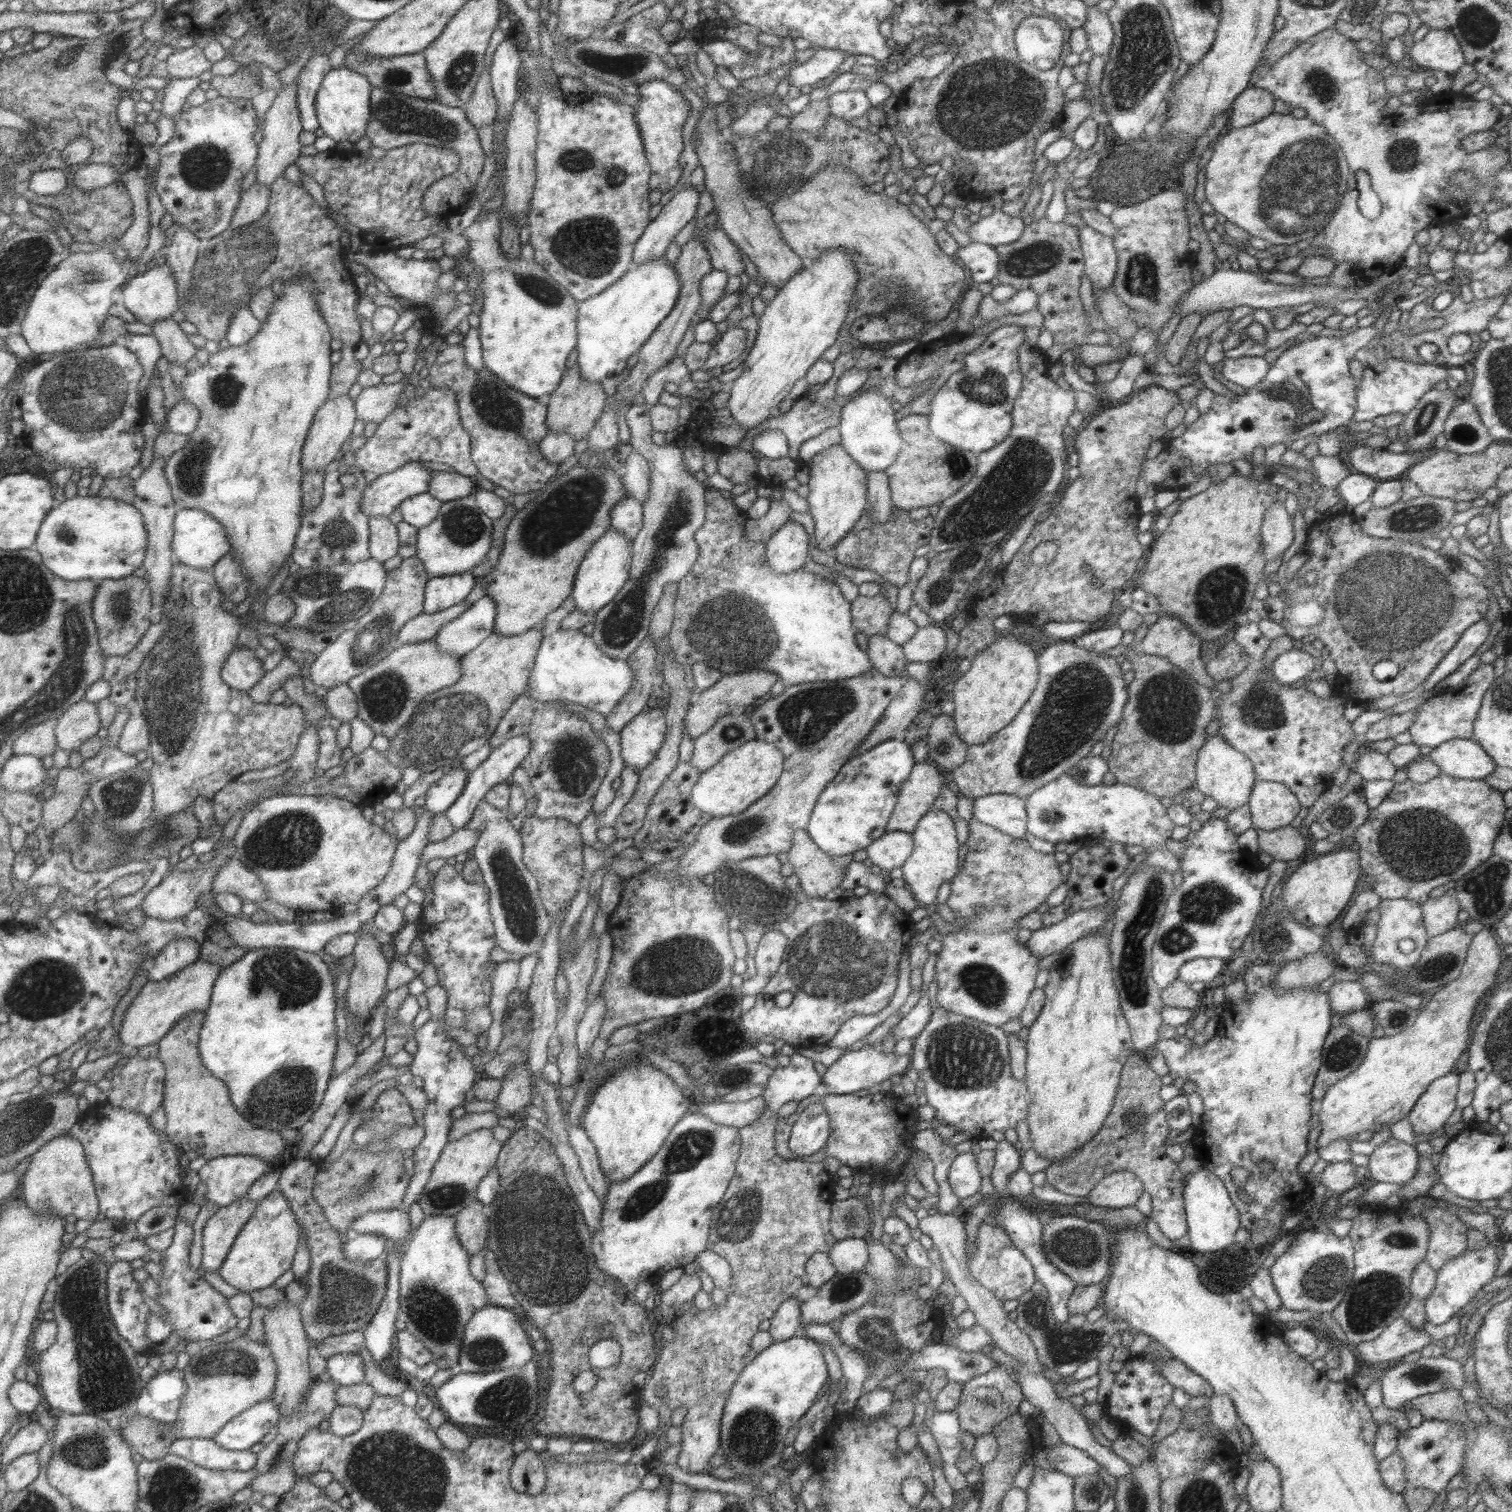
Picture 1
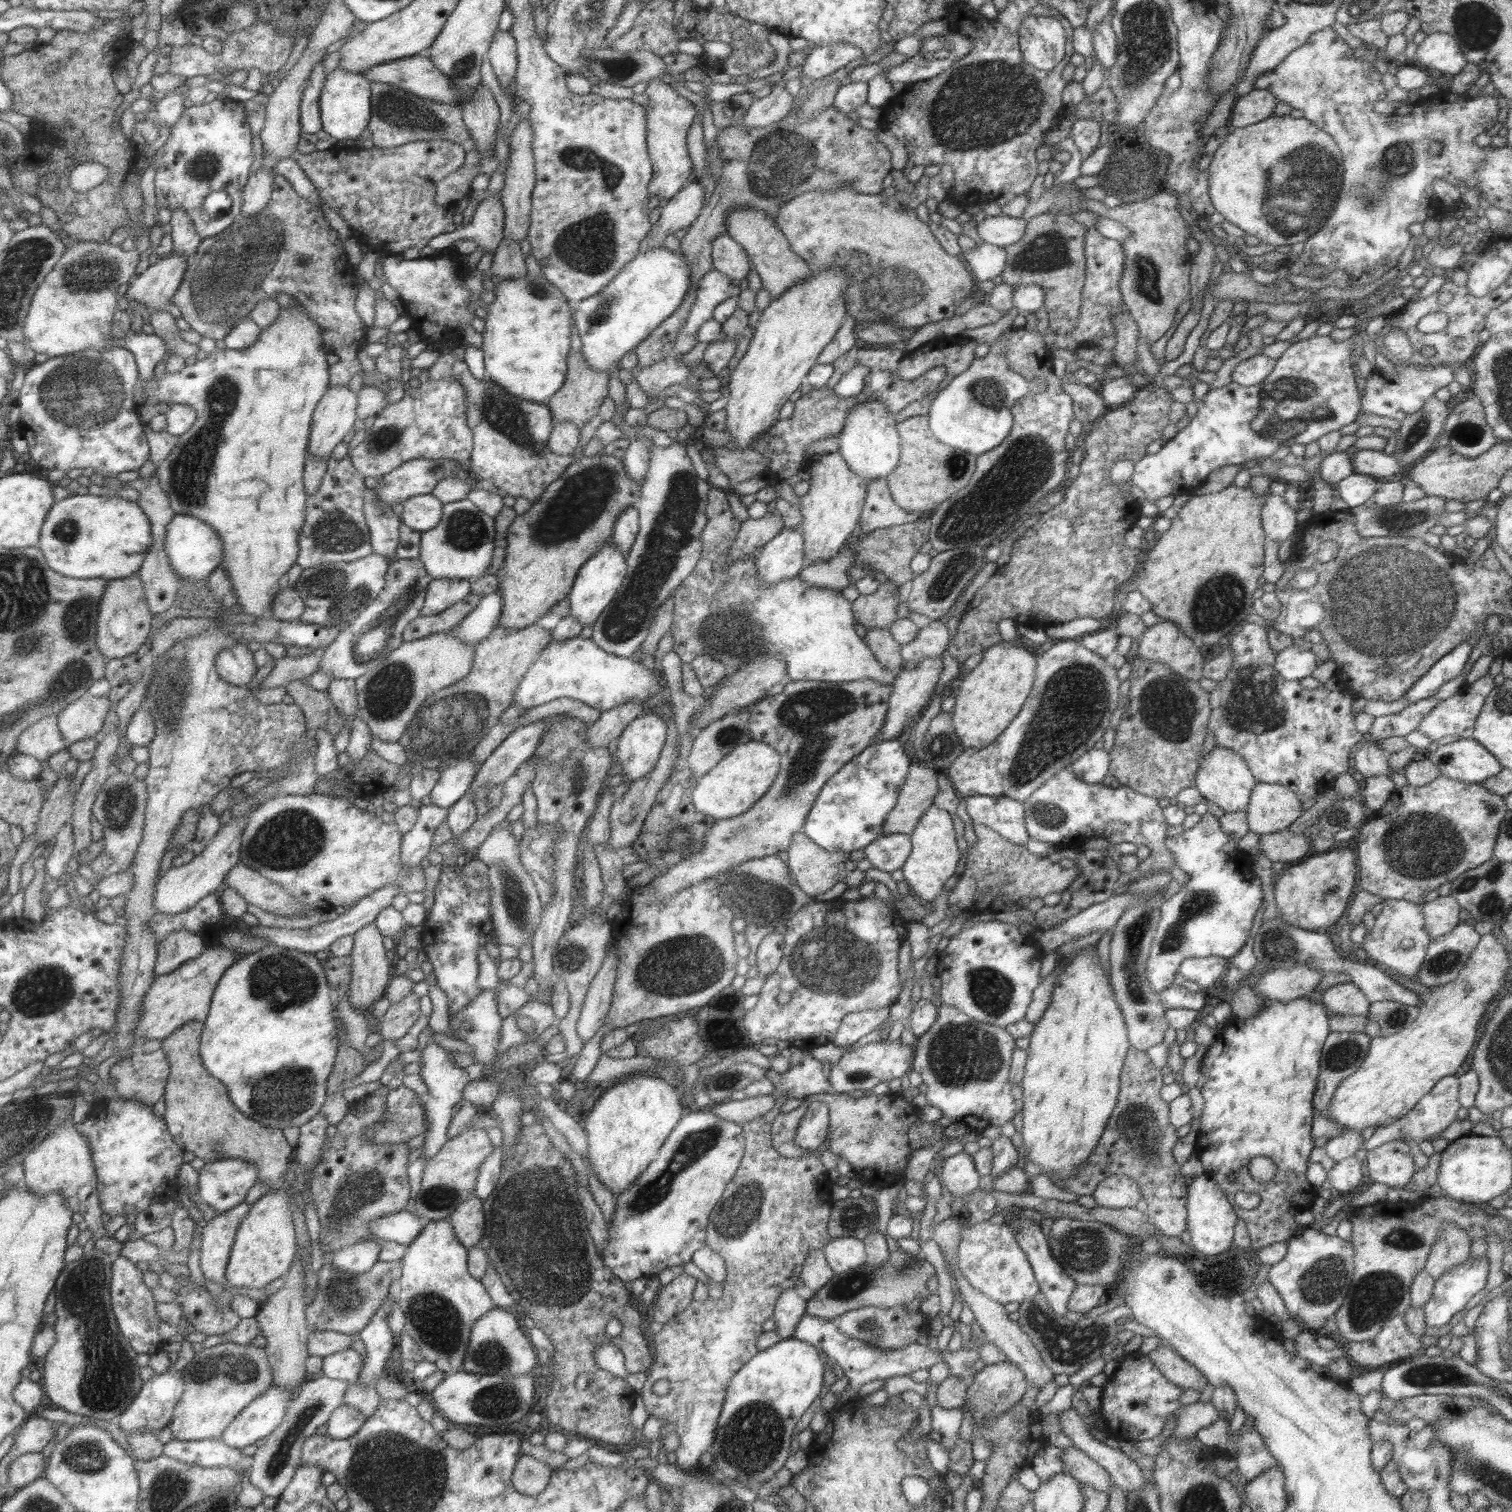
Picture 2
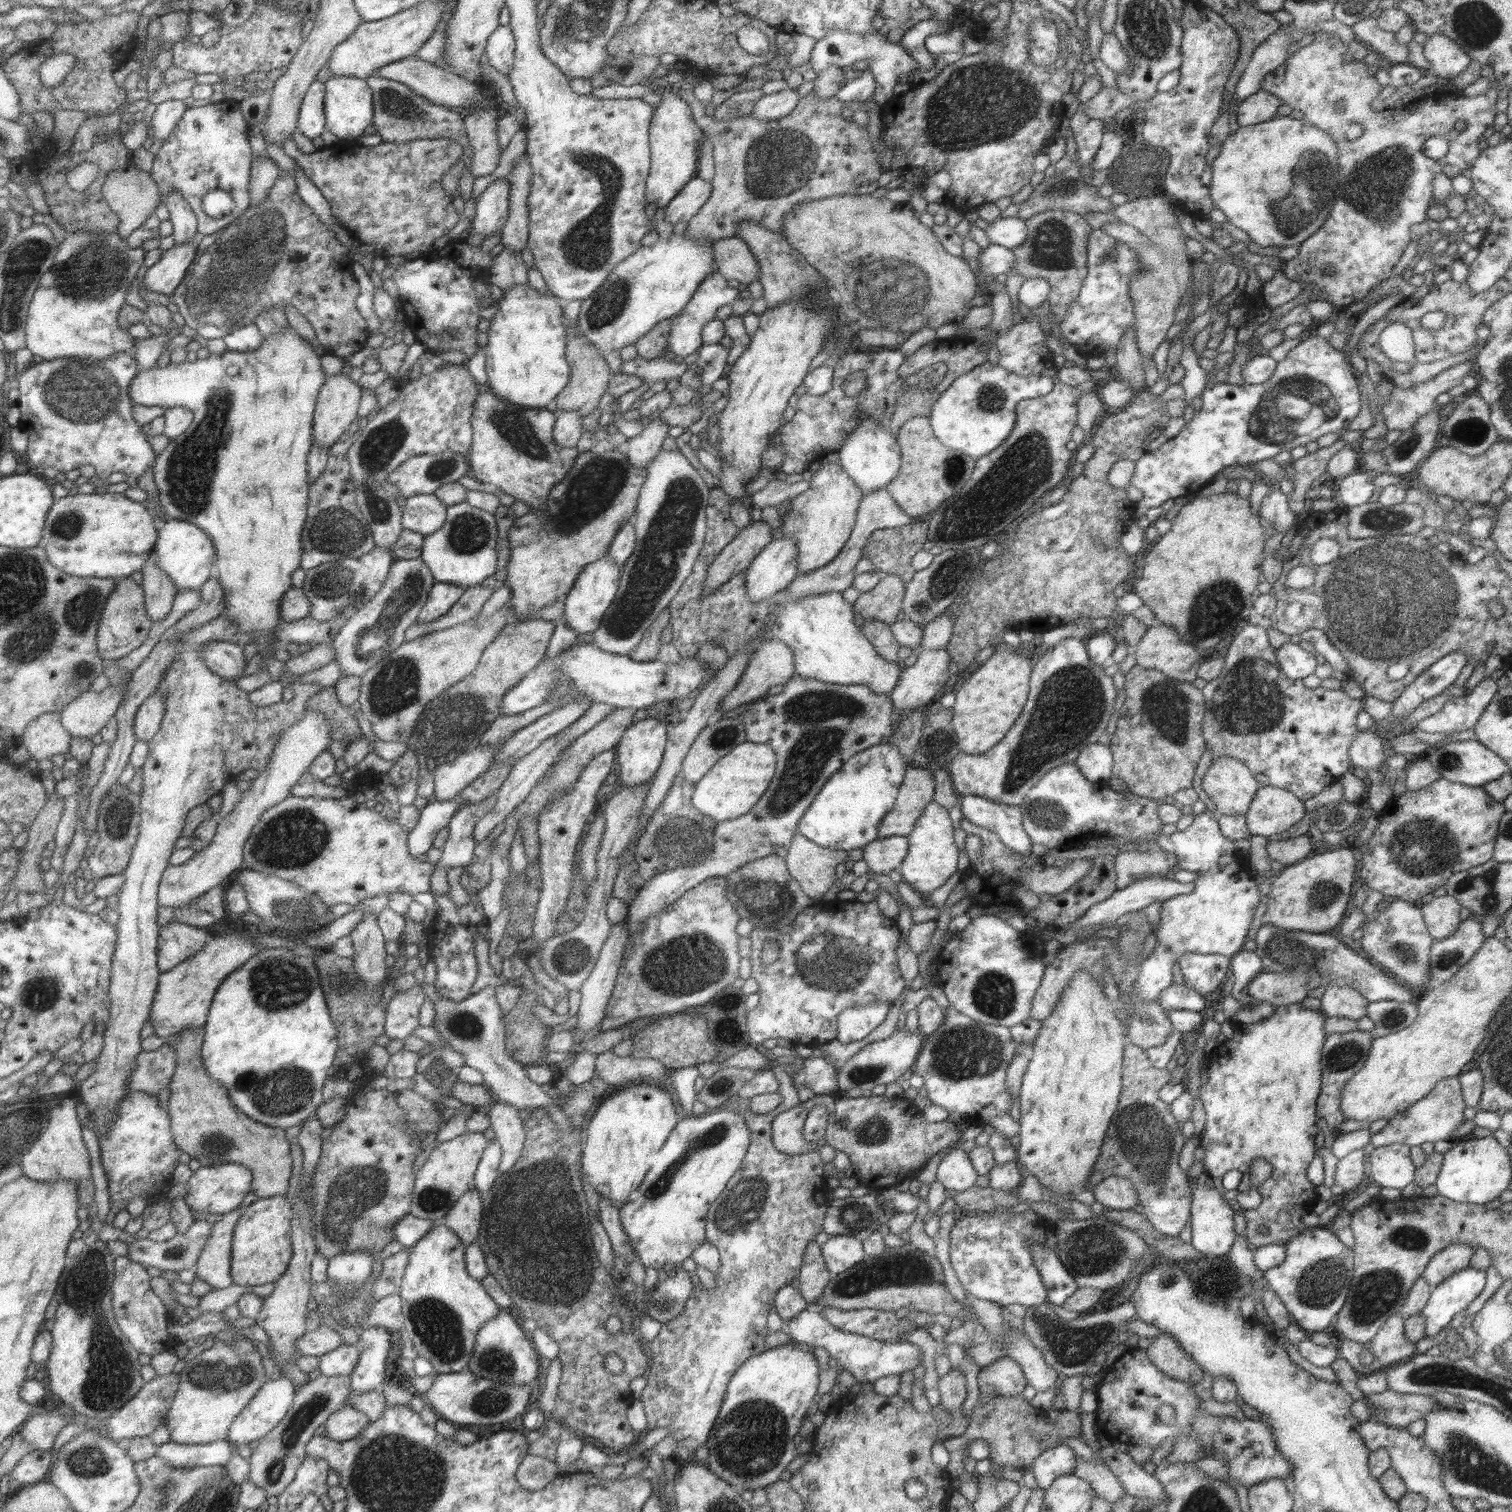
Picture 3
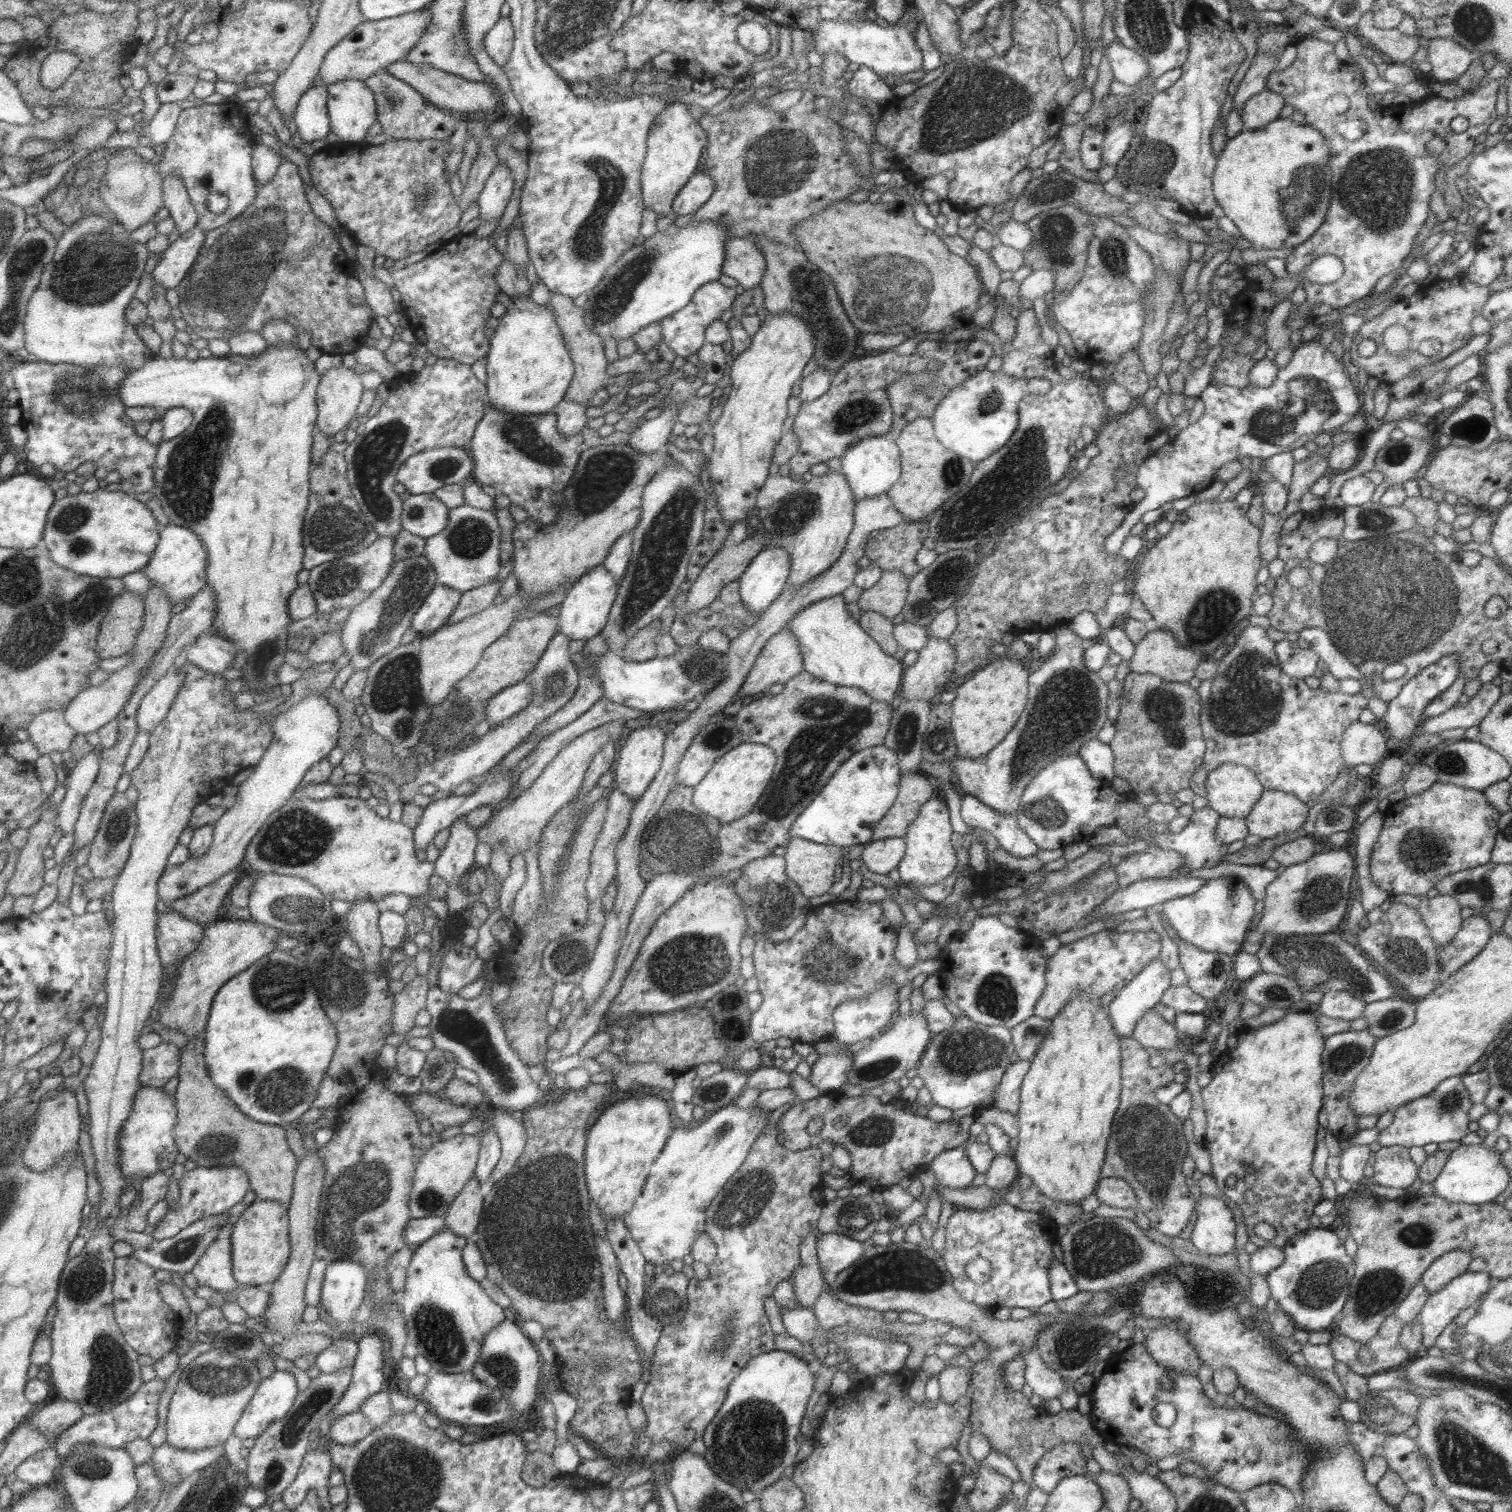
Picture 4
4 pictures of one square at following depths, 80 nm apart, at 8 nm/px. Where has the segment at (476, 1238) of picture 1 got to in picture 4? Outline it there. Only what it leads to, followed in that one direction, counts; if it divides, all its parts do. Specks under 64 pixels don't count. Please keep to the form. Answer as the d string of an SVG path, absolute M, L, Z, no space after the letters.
M475 1176L471 1178L457 1194L452 1204L448 1205L447 1212L442 1216L445 1228L467 1240L474 1238L479 1214L484 1209L477 1179Z

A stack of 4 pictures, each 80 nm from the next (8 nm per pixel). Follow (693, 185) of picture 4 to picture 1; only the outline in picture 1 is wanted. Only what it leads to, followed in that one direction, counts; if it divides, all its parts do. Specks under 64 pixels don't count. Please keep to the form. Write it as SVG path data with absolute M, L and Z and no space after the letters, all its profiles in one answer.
M687 186L661 207L659 213L647 223L641 236L634 242L634 264L645 264L664 256L675 234L693 218L699 193L699 188Z

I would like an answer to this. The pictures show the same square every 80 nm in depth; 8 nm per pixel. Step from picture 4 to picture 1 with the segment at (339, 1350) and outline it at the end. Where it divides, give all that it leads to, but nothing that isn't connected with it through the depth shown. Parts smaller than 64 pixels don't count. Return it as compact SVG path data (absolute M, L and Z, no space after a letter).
M336 1354L328 1359L328 1374L339 1385L351 1386L365 1380L365 1360L361 1354Z

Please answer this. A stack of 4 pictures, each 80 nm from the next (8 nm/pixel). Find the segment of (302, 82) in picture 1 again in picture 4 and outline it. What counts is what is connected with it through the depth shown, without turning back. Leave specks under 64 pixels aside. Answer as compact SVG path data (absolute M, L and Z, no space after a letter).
M326 85L313 86L303 95L295 114L298 132L306 144L324 139L332 131L329 115L329 92Z

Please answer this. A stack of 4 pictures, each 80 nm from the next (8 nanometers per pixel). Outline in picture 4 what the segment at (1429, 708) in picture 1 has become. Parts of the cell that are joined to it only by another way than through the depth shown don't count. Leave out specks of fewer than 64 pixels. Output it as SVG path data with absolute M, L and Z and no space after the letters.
M1481 684L1480 689L1464 706L1460 702L1453 703L1445 712L1426 718L1419 724L1419 732L1436 734L1451 728L1469 728L1477 726L1487 714L1488 708L1499 698L1499 687L1495 684Z

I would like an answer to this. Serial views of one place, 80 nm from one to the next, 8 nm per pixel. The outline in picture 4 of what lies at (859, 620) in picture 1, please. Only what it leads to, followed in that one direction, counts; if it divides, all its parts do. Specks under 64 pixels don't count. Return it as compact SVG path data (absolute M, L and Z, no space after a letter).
M897 570L883 571L880 580L862 591L857 606L862 612L876 612L891 620L902 611L909 590L909 579Z

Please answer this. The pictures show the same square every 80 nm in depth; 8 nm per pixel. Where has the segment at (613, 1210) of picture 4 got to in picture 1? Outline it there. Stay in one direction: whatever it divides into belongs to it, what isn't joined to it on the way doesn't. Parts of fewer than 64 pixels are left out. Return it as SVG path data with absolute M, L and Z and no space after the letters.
M639 1054L621 1059L618 1065L610 1067L606 1076L593 1088L579 1120L595 1148L606 1180L618 1181L627 1178L653 1158L666 1140L672 1126L687 1112L686 1097L687 1092L678 1088L665 1072L653 1068Z

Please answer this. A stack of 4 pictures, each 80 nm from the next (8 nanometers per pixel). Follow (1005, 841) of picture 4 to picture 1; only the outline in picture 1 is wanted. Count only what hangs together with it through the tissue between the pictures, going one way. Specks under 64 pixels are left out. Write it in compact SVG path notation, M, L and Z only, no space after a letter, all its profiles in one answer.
M986 794L973 799L972 817L1015 838L1024 838L1026 811L1024 799L1014 794Z

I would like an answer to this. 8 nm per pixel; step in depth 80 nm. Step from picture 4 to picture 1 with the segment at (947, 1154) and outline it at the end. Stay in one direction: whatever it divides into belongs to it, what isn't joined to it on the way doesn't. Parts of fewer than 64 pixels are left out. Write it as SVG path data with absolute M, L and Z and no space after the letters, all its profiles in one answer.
M969 1151L957 1154L947 1173L947 1180L957 1198L967 1198L979 1191L980 1175L975 1156Z

